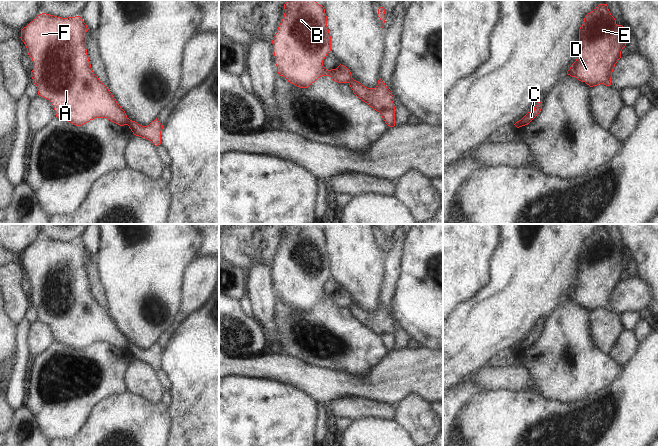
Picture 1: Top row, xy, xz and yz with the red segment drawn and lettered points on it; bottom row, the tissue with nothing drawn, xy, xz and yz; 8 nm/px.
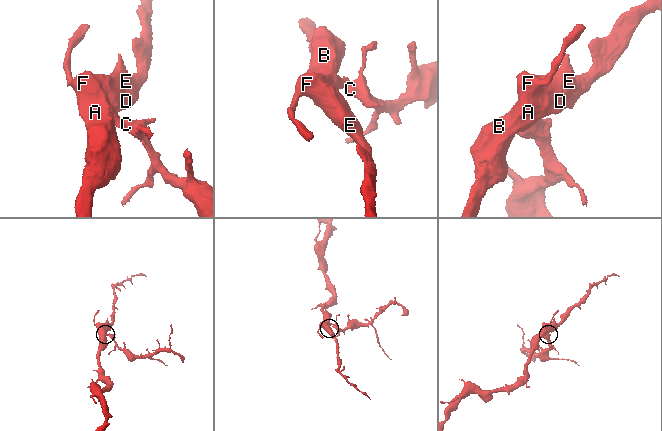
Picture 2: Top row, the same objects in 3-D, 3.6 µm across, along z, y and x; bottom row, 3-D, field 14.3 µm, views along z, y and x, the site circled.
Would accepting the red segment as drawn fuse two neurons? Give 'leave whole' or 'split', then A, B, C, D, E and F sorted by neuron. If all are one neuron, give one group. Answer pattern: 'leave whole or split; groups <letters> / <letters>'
split; groups A B D E F / C

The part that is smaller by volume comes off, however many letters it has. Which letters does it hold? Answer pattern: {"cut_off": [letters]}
{"cut_off": ["C"]}

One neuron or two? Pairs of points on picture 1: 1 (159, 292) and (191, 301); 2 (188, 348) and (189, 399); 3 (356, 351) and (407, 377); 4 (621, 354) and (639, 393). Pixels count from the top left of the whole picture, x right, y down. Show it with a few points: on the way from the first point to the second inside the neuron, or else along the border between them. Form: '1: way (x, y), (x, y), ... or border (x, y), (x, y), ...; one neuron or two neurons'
1: border (183, 275), (180, 288), (180, 305), (177, 308); two neurons
2: way (189, 361), (189, 386); one neuron
3: border (389, 351), (382, 360), (365, 374), (358, 375); two neurons
4: border (639, 345), (636, 353), (624, 366); two neurons

